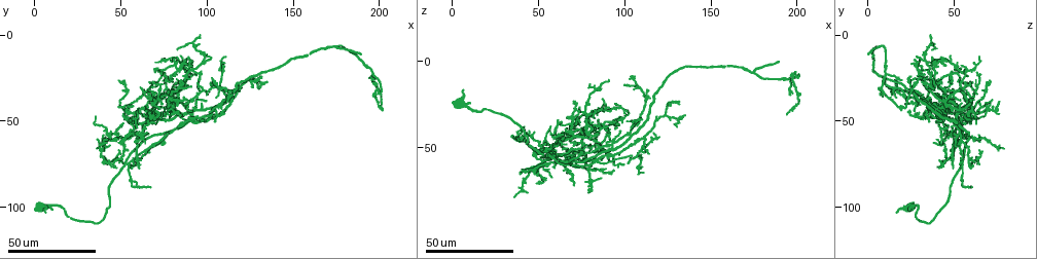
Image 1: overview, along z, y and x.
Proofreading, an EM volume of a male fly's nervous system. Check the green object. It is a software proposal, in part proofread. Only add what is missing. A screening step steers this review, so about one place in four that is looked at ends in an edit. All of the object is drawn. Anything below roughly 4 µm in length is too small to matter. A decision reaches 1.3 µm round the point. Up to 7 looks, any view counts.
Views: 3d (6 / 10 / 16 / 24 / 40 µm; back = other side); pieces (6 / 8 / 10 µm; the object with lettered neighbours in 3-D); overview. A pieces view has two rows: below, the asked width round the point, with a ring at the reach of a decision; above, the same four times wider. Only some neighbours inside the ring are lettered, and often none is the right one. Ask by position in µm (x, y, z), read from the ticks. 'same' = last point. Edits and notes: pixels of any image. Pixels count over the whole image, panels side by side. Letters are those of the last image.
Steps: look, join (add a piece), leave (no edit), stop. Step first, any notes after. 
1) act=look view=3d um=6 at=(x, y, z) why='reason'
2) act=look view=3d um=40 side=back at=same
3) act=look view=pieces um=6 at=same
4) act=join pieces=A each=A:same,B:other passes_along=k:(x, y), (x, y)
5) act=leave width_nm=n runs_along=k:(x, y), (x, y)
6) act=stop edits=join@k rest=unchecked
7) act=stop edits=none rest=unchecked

act=look view=3d um=40 at=(71, 38, 73) why='end of a long branch'

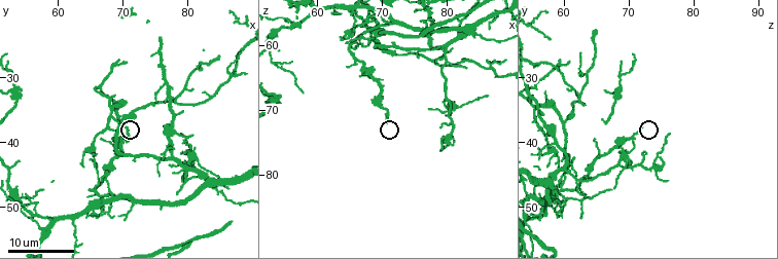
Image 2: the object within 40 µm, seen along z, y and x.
act=look view=pieces um=8 at=(70.5, 37.5, 72.0)

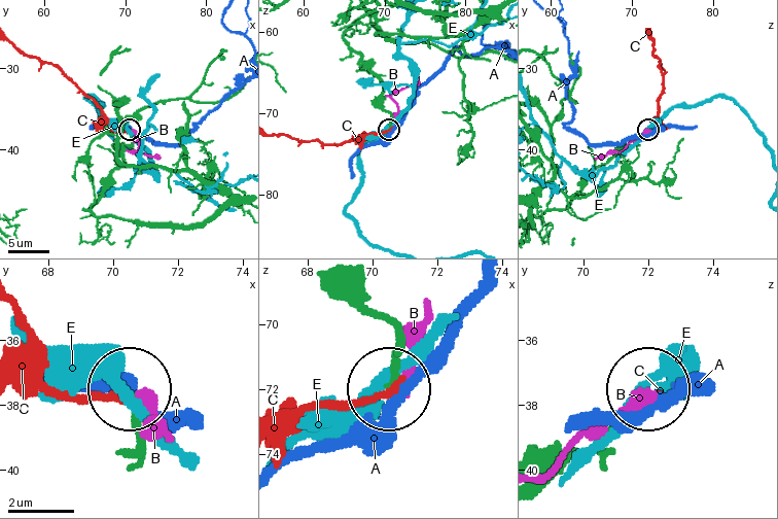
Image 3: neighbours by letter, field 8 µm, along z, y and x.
act=leave width_nm=200 each=A:other,B:other,C:other,E:other runs_along=3:(389, 324), (397, 341), (392, 388) found='no lettered piece goes on from it'

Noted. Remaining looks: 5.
act=look view=3d um=40 at=(189, 11, 1)

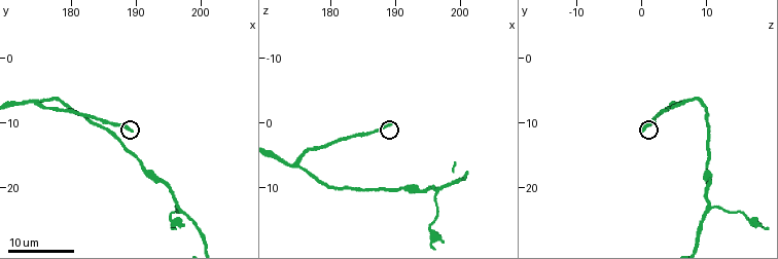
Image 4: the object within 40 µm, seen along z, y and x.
act=look view=pieces um=8 at=(189.5, 11.5, 0.5) why='see the neighbours'

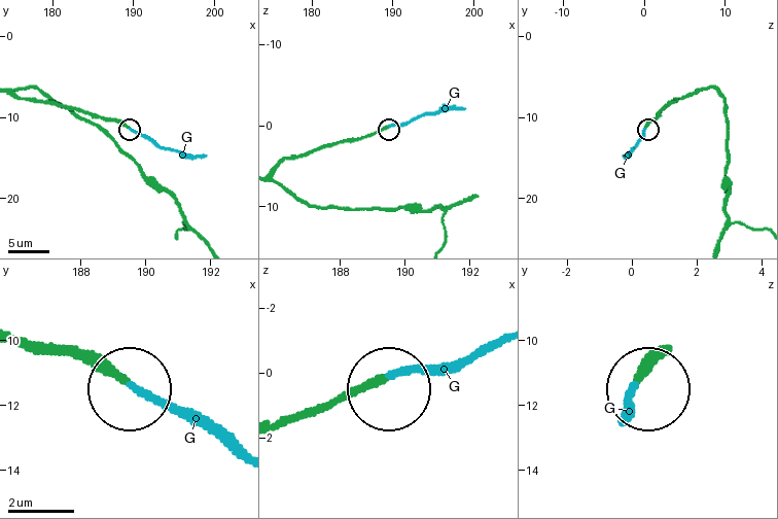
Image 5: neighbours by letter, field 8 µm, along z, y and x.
act=join pieces=G each=G:same passes_along=5:(367, 136), (426, 113), (465, 108) found='it goes on there'

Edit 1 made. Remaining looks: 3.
act=look view=3d um=40 at=(201, 35, 9) why='thin end'

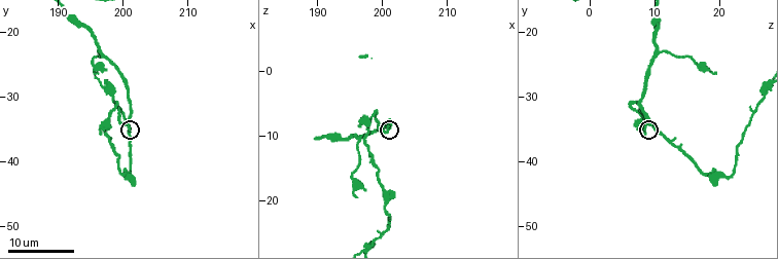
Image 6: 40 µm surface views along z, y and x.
act=look view=pieces um=6 at=(201.0, 35.0, 8.5)

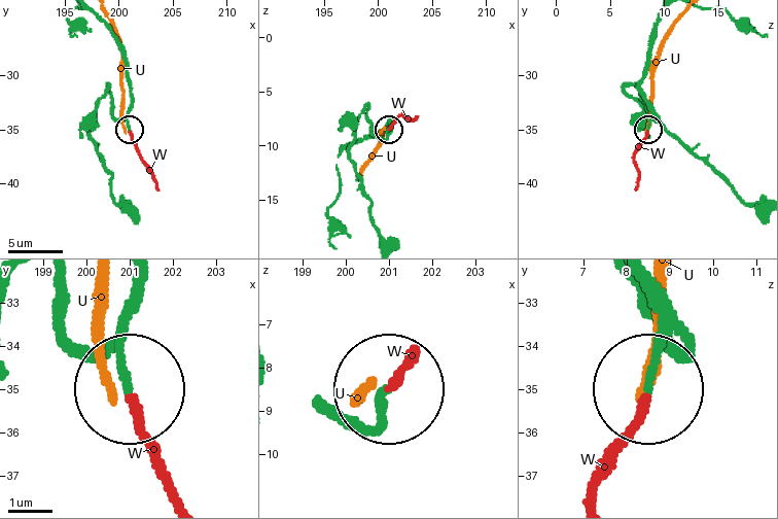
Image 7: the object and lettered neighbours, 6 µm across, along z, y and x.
act=join pieces=W each=U:other,W:same passes_along=7:(130, 101), (130, 136), (156, 189) found='it goes on there'

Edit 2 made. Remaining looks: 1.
act=stop edits=join@5,join@7 rest=unchecked

